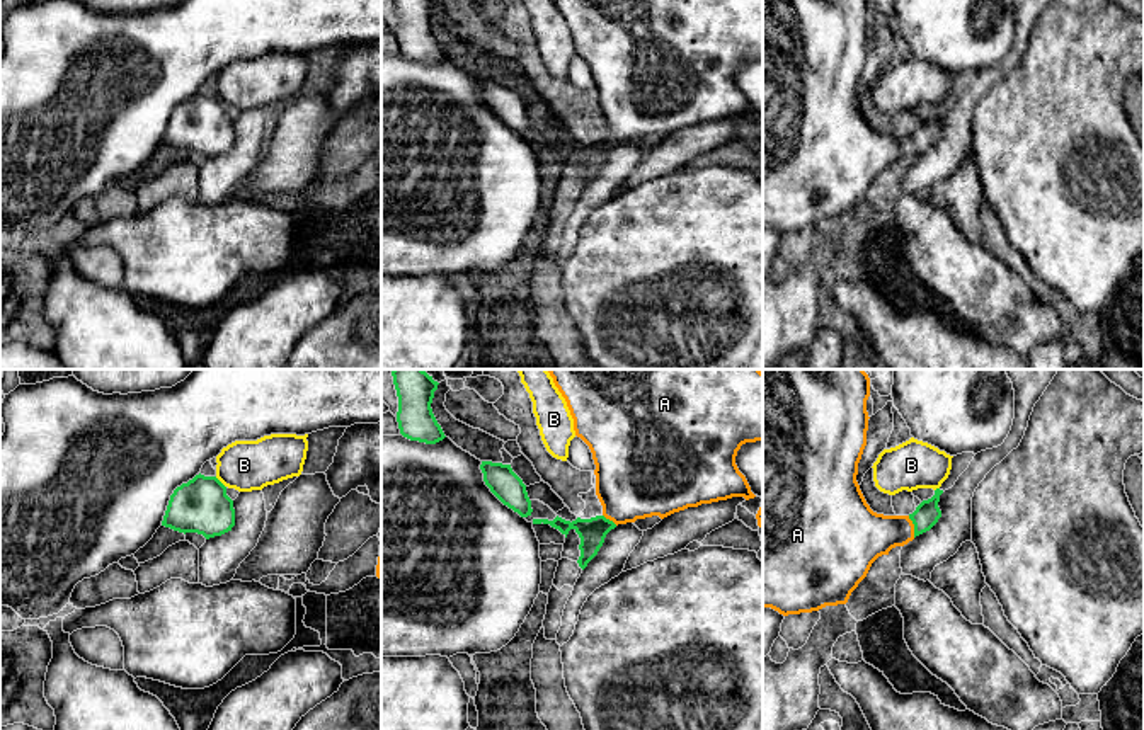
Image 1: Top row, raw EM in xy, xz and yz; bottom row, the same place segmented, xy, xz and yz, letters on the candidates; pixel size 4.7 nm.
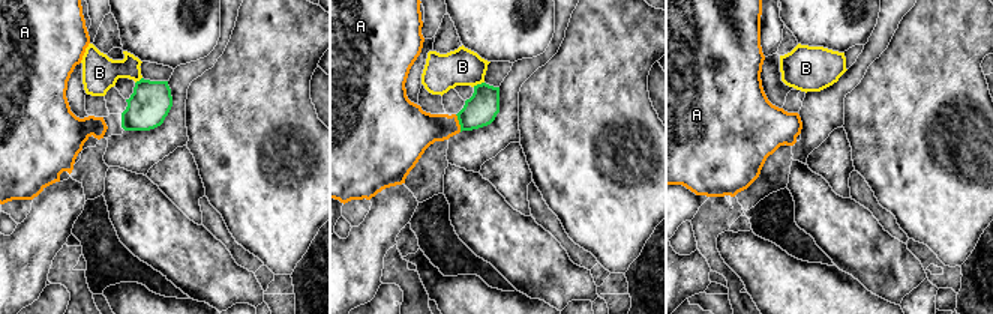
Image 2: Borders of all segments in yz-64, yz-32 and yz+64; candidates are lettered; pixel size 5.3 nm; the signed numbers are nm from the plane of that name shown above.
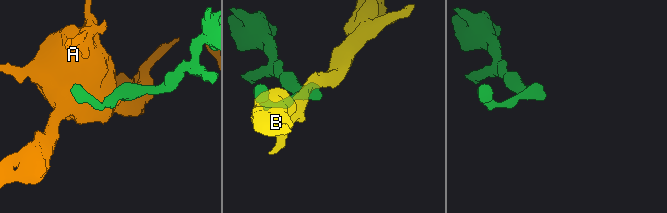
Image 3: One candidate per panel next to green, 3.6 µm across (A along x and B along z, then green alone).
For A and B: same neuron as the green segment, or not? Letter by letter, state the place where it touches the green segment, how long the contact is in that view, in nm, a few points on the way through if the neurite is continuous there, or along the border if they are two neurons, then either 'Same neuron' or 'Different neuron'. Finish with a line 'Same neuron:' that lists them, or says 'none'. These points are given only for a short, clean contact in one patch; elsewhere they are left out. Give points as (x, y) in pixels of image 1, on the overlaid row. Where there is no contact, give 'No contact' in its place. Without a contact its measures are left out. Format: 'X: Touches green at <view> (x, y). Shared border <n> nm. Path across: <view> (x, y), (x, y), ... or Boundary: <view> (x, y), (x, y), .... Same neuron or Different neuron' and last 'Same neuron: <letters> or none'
A: Touches green at yz (915, 526). Shared border 110 nm. Path across: yz (926, 514), (915, 526), (863, 535). Same neuron
B: Touches green at xy (220, 482). Shared border 80 nm. Boundary: xy (215, 477), (225, 487). Different neuron
Same neuron: A

